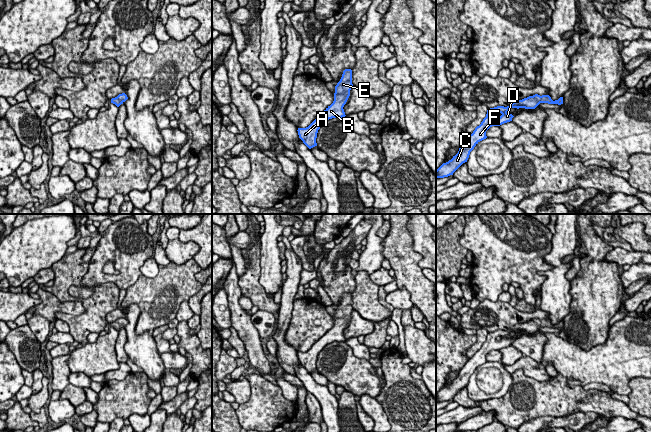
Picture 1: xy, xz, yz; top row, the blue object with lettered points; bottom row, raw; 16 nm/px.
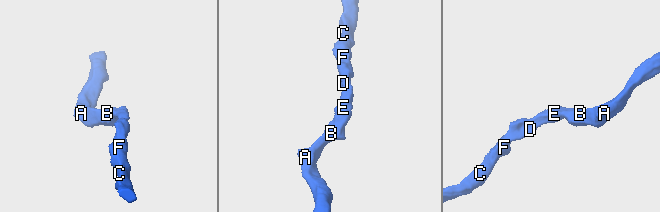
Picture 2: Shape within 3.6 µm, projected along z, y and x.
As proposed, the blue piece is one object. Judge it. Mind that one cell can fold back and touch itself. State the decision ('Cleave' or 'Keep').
Keep

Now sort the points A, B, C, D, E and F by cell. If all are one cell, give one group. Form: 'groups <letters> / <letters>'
groups A B C D E F

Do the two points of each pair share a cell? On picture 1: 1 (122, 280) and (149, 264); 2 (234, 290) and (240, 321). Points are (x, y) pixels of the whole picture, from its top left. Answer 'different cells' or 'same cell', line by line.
1: different cells
2: same cell

